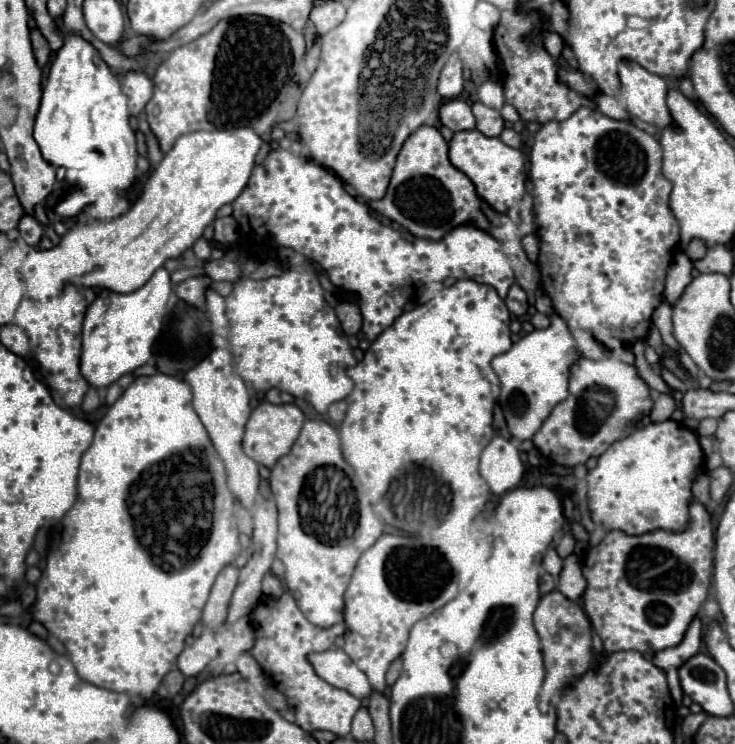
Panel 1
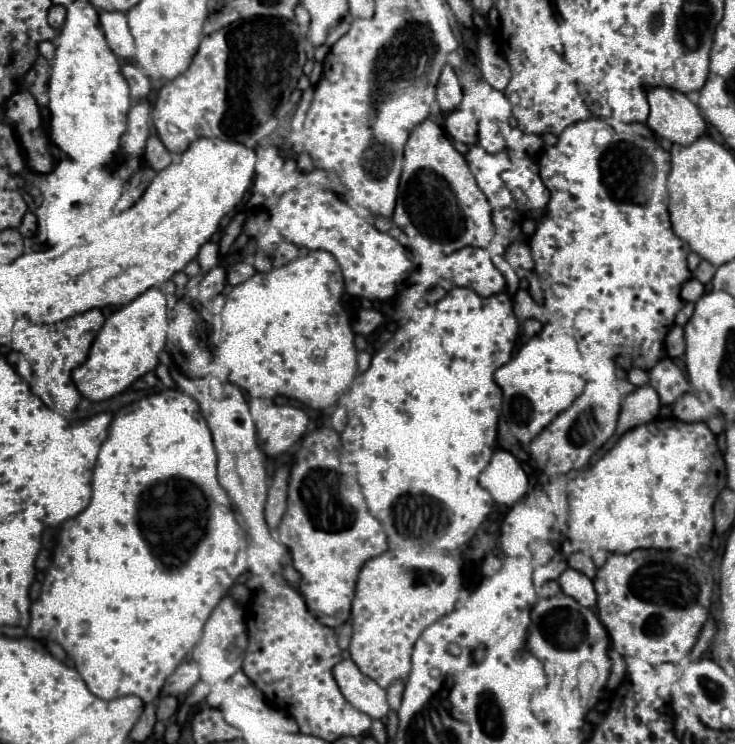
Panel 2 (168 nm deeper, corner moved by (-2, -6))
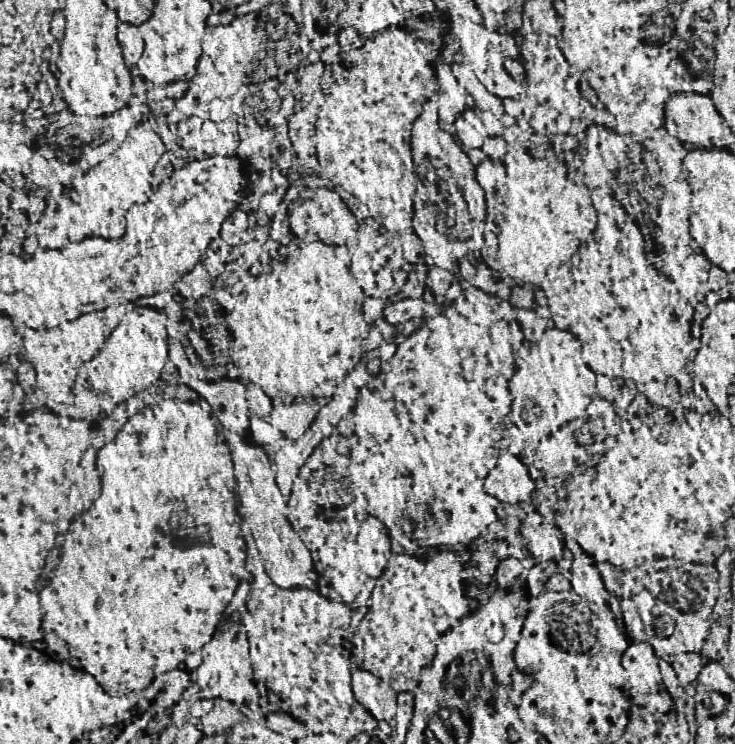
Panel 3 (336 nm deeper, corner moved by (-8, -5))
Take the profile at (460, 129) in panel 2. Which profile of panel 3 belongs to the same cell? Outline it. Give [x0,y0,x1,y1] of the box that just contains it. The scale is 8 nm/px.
[454,115,486,147]

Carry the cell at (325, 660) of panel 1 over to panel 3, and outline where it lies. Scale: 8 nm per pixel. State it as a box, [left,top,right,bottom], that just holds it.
[352,669,398,723]

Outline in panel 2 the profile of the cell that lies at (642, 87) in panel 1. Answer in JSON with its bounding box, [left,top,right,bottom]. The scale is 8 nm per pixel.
[646,88,706,146]

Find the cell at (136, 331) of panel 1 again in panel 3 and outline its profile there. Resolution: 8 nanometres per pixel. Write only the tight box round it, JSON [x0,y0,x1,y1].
[74,307,168,415]

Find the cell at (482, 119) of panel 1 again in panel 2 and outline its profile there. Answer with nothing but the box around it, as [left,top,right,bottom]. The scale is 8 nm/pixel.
[478,120,504,152]

